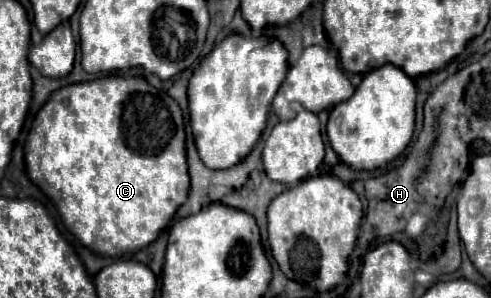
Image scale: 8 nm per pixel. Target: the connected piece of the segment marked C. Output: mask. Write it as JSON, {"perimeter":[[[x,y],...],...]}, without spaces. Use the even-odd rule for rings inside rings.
{"perimeter":[[[99,77],[95,81],[75,83],[67,85],[51,95],[51,99],[41,107],[33,121],[27,143],[25,143],[25,163],[27,163],[27,175],[31,181],[57,205],[61,219],[65,227],[91,251],[99,255],[119,257],[123,253],[135,253],[149,243],[153,243],[159,233],[169,225],[175,211],[187,201],[189,195],[189,169],[187,169],[187,157],[185,157],[185,129],[183,129],[183,115],[175,99],[171,99],[167,93],[151,87],[143,77]]]}

